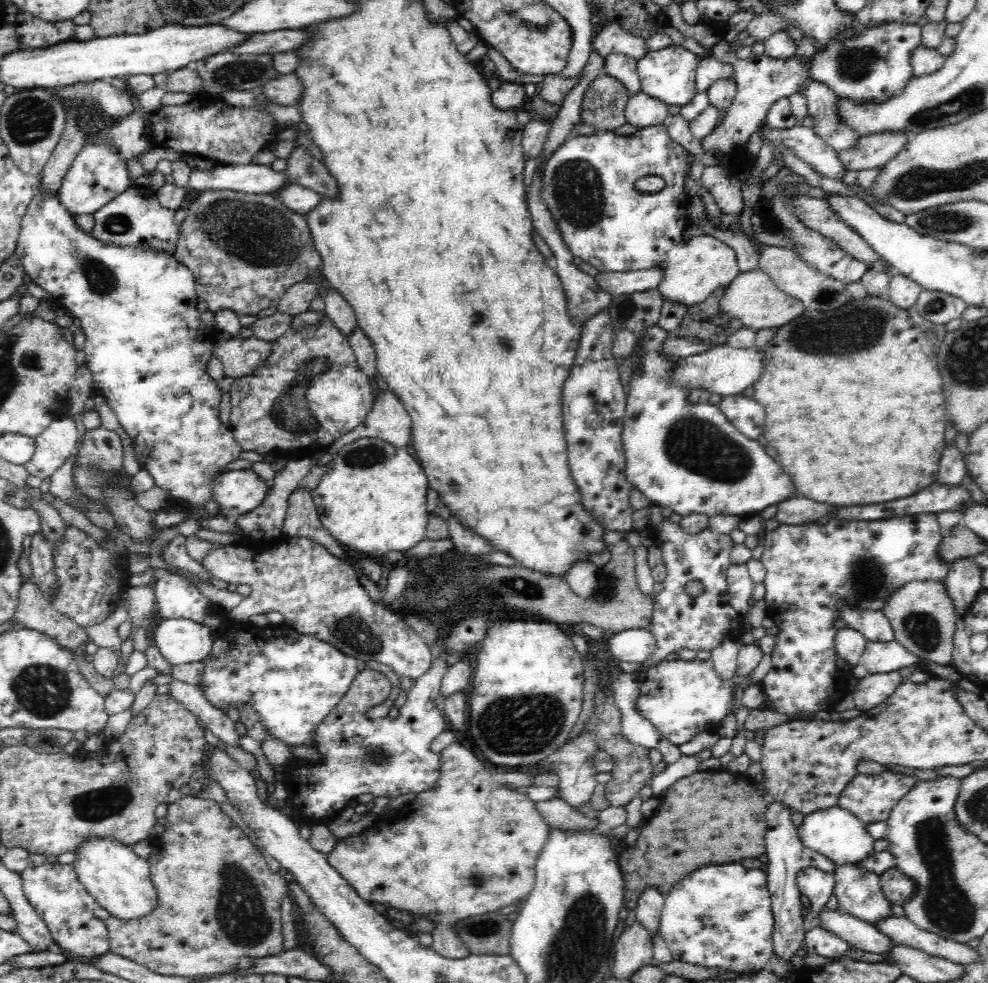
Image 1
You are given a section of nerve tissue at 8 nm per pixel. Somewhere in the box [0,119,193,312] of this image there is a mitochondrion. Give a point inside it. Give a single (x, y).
(102, 281)

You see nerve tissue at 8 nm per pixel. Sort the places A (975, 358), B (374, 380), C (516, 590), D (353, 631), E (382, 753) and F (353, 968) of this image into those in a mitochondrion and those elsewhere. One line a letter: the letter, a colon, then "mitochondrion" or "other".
A: mitochondrion
B: other
C: mitochondrion
D: mitochondrion
E: mitochondrion
F: other

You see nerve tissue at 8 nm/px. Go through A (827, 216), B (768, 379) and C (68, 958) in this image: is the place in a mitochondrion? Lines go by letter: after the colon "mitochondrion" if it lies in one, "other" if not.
A: other
B: other
C: other

